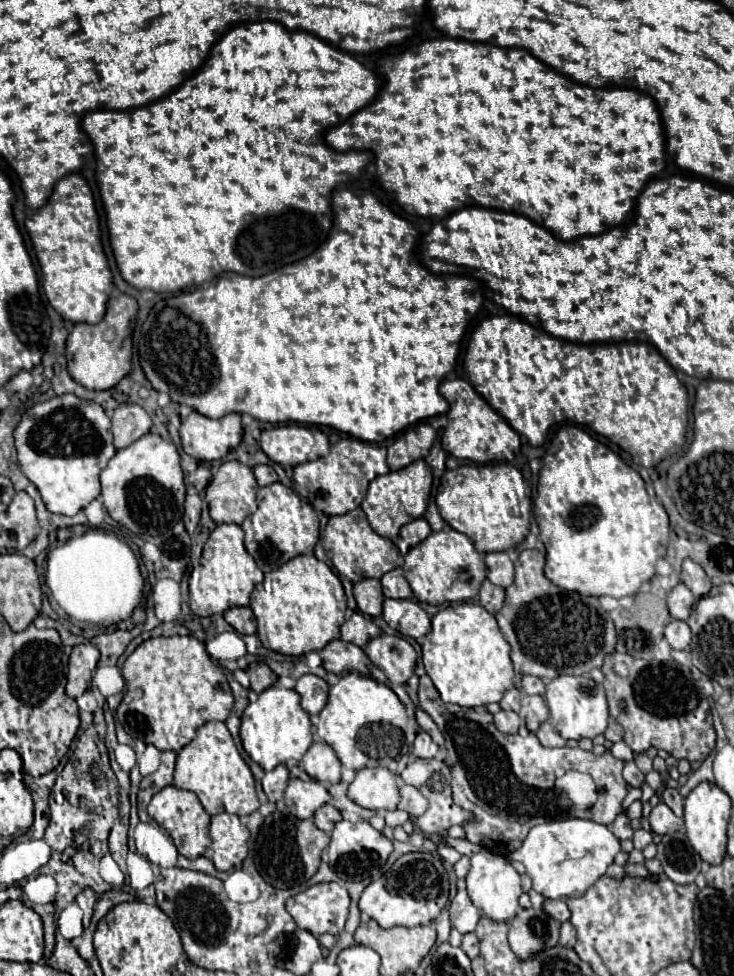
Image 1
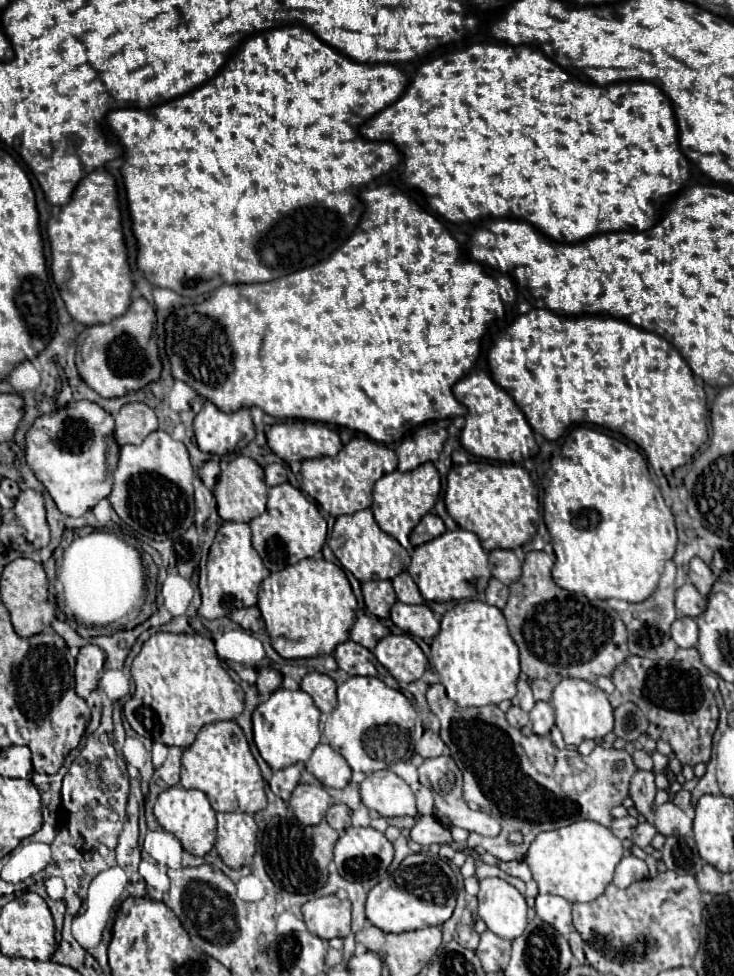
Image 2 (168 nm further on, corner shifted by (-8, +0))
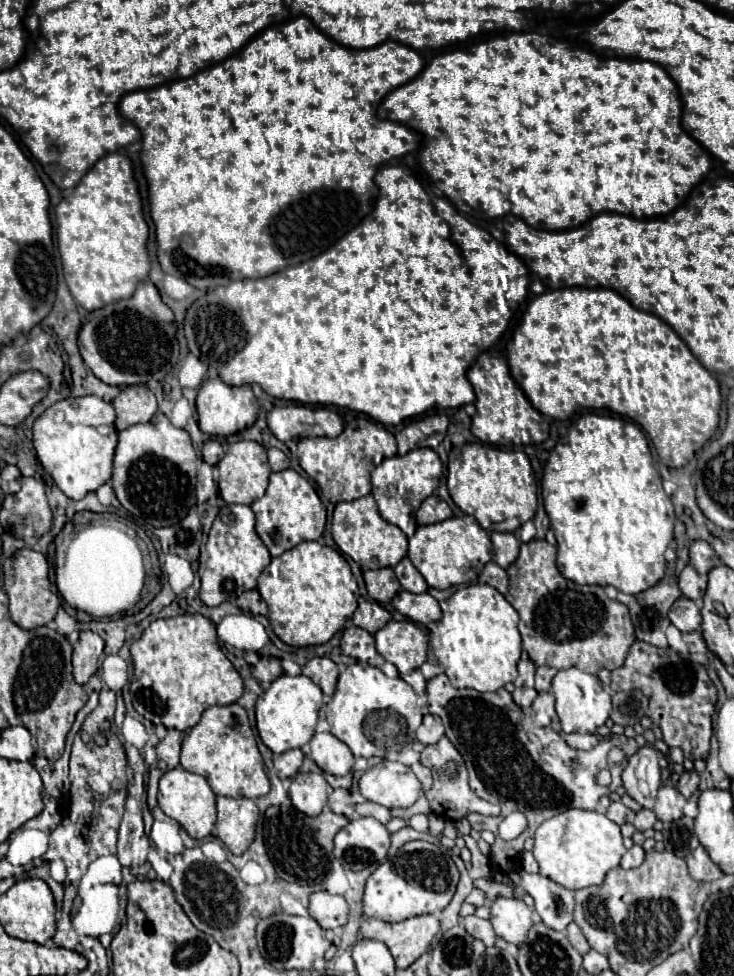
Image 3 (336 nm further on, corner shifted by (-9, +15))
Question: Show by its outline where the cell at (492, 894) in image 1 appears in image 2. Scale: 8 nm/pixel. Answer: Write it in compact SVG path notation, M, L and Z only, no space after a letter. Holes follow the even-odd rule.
M487 877L487 879L481 879L481 889L479 889L477 897L479 897L479 909L477 909L479 919L485 921L489 931L493 931L495 935L509 939L509 941L523 935L523 931L527 927L527 903L513 885L509 885L507 881L503 881L499 877Z

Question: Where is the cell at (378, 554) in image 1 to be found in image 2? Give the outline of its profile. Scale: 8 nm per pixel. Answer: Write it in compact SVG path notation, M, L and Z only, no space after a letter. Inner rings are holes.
M371 509L357 511L353 515L341 515L335 521L331 539L327 541L339 563L351 571L361 583L369 579L393 579L395 575L407 571L411 563L411 555L407 549L401 547L401 543L379 529L379 525L373 519Z

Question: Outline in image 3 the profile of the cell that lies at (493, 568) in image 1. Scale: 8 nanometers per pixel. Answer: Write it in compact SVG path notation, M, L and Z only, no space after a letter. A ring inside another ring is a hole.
M494 532L492 534L492 560L502 566L508 568L520 552L520 542L514 534L502 534L502 532Z

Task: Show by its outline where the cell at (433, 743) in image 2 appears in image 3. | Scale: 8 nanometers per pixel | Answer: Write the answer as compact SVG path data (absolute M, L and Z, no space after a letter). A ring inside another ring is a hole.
M426 714L422 724L416 730L416 740L420 740L422 744L436 744L440 738L444 736L444 724L438 716Z

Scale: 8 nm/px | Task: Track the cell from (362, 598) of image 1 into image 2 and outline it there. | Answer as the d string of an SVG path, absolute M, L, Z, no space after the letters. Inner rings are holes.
M367 581L361 585L361 589L369 613L381 619L389 617L389 609L397 601L391 581Z

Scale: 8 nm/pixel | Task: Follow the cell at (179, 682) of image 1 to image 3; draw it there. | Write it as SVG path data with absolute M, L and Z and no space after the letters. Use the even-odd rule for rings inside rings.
M182 614L154 620L142 636L130 646L136 658L136 676L130 684L130 696L136 712L148 720L156 716L166 728L188 730L198 724L208 706L226 706L236 702L242 692L242 678L218 644L216 626L200 614Z

